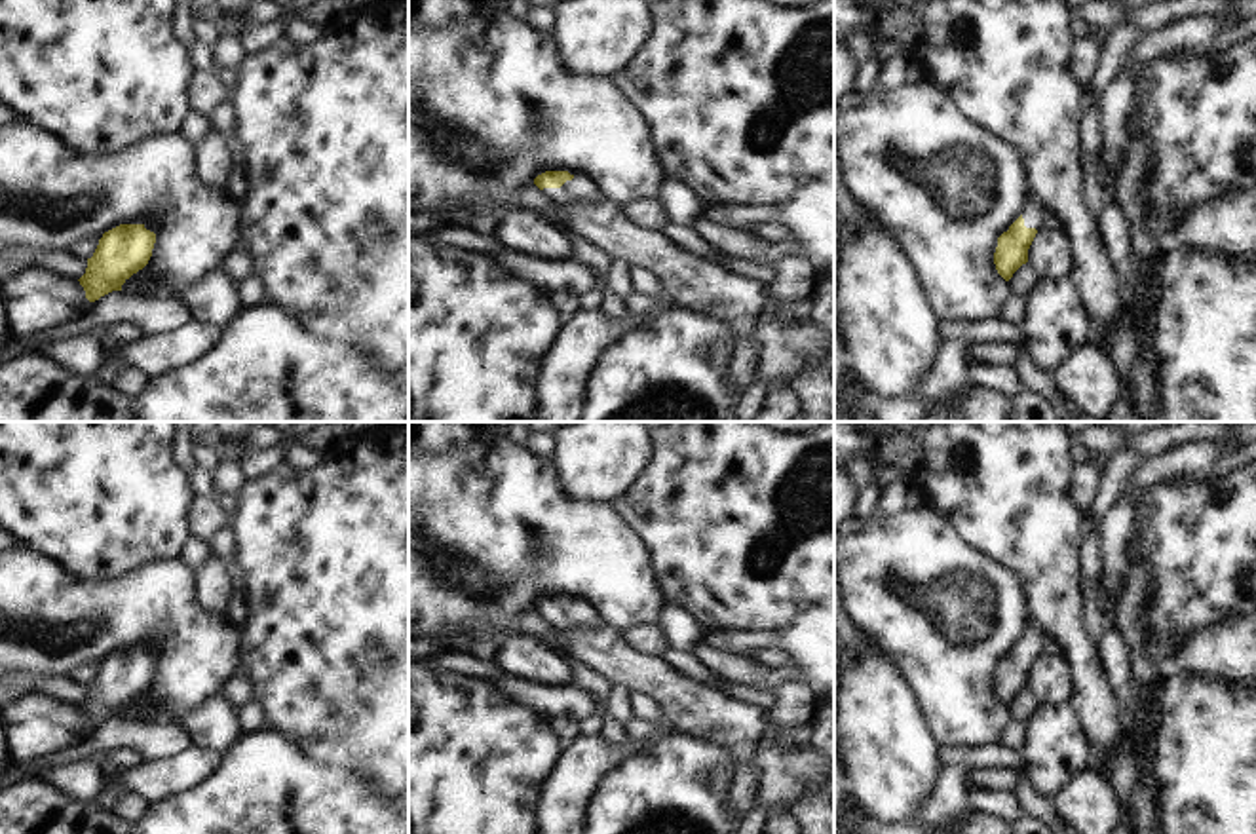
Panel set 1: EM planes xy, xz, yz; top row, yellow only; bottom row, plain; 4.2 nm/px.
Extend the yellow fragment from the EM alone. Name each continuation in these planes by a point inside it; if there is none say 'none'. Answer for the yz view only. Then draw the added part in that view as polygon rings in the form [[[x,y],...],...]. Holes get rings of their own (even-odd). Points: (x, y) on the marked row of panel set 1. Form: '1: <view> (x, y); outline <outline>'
1: yz (1034, 213); outline [[[1032,194],[1028,196],[1028,203],[1022,209],[1022,218],[1026,228],[1043,228],[1047,224],[1053,224],[1055,220],[1049,217],[1045,205],[1037,201]]]

